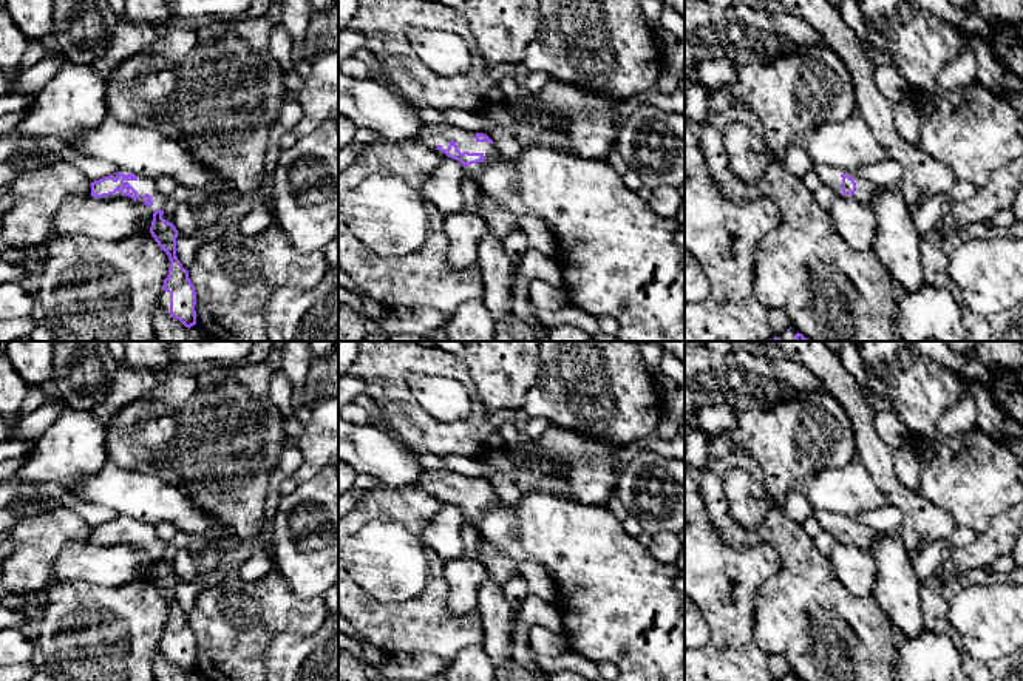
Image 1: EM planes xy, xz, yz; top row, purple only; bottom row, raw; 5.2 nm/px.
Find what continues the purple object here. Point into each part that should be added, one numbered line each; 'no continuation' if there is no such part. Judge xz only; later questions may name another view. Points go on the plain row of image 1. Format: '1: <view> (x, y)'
1: xz (433, 481)

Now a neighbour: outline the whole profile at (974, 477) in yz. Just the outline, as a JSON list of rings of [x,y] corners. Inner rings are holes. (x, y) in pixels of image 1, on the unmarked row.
[[[977,425],[944,440],[919,463],[918,494],[947,511],[957,528],[986,533],[992,520],[1023,500],[1023,465],[1004,440],[994,440]]]

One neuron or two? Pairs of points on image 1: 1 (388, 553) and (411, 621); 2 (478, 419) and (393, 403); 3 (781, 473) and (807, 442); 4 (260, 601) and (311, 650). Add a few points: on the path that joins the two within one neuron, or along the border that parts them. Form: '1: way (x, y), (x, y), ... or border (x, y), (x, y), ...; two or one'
1: way (388, 570), (388, 590), (401, 604); one
2: way (456, 433), (422, 433), (414, 425); one
3: way (785, 465), (799, 450); one
4: border (322, 623), (308, 635), (278, 633), (265, 655); two

